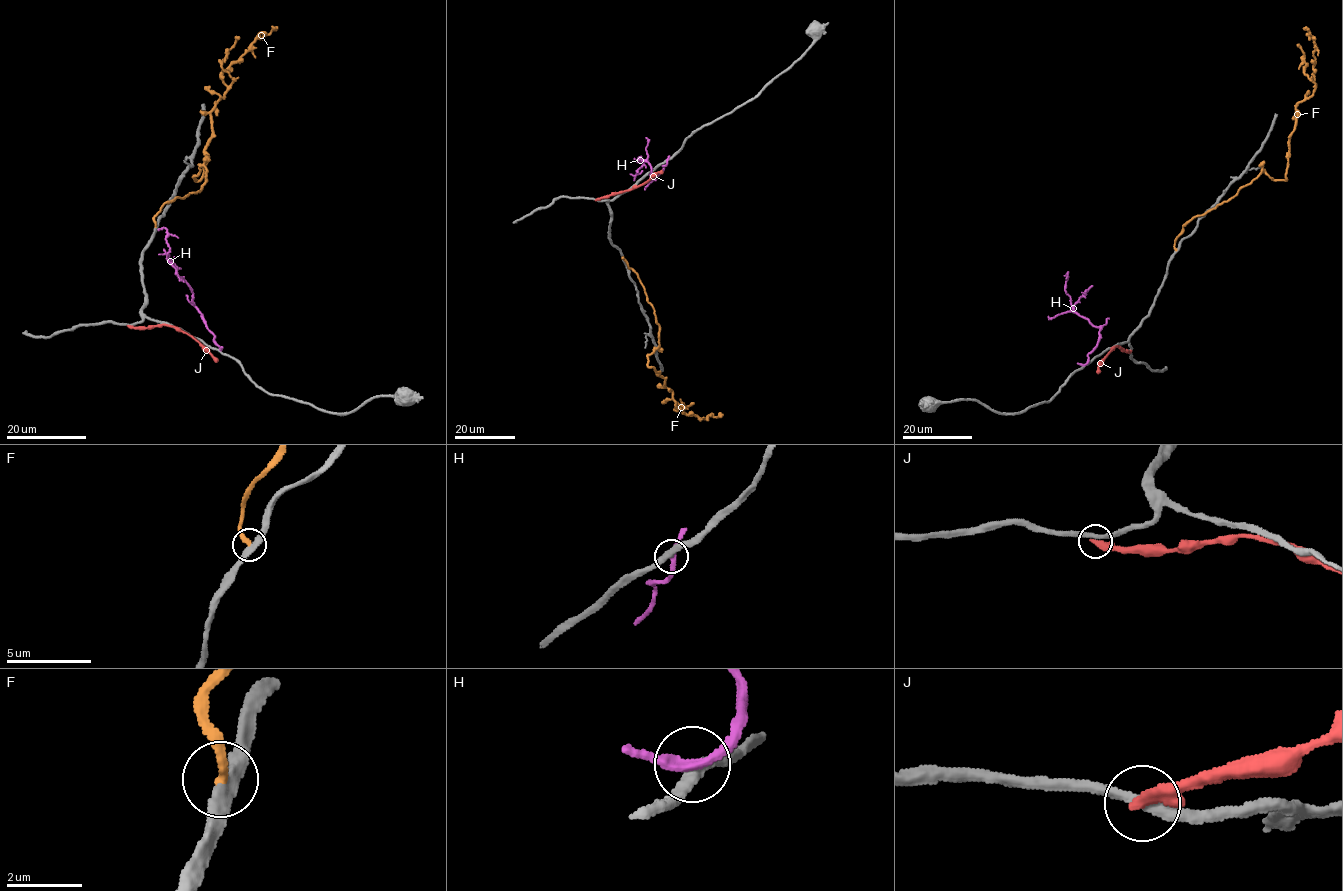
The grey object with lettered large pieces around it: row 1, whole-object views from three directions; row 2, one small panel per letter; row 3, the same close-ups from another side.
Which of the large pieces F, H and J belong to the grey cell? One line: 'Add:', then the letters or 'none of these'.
Add: none of these

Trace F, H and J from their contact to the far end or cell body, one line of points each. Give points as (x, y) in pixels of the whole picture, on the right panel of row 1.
F: (1176, 250), (1184, 226), (1263, 170), (1286, 179), (1296, 106), (1315, 88), (1313, 39), (1305, 27)
H: (1084, 364), (1088, 354), (1097, 346), (1101, 328), (1074, 311), (1065, 289), (1068, 272), (1064, 275)
J: (1131, 350), (1113, 346), (1096, 373)

